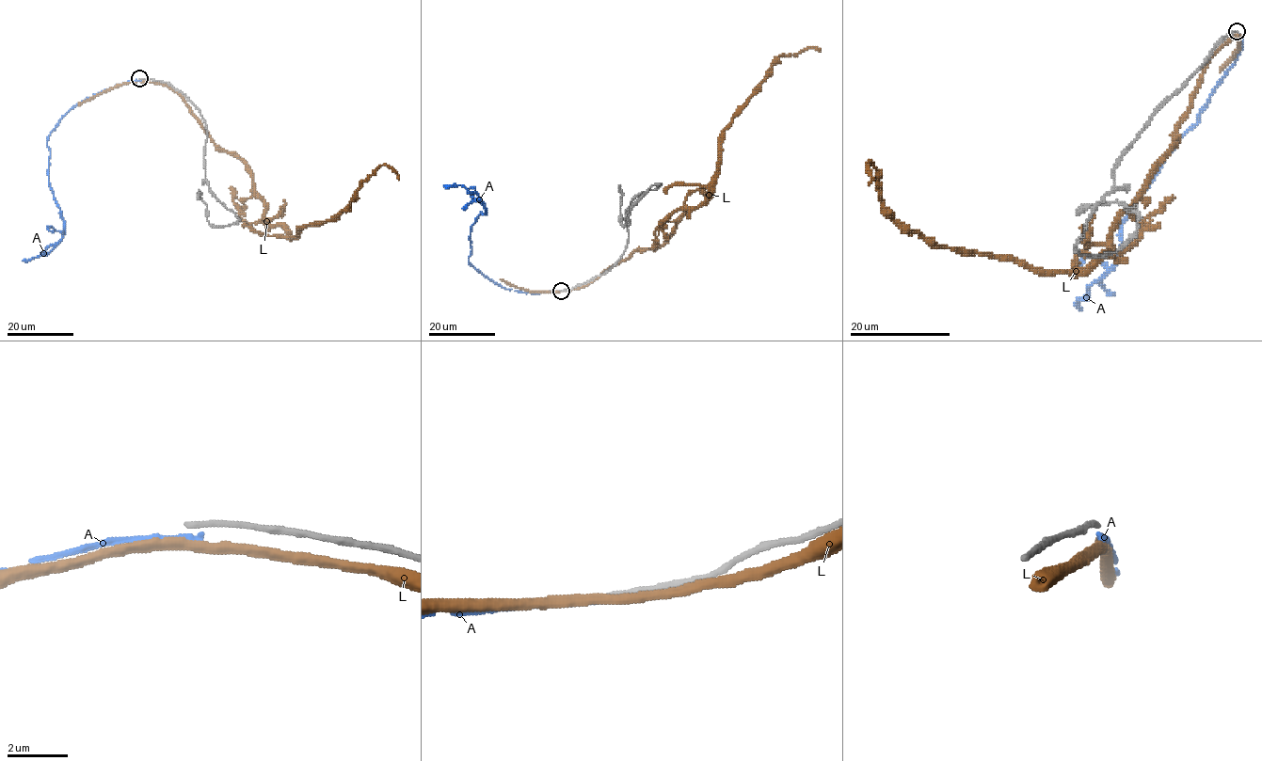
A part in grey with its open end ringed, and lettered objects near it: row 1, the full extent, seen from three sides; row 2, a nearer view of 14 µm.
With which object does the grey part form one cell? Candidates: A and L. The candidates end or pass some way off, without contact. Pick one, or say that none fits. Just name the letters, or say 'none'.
none

